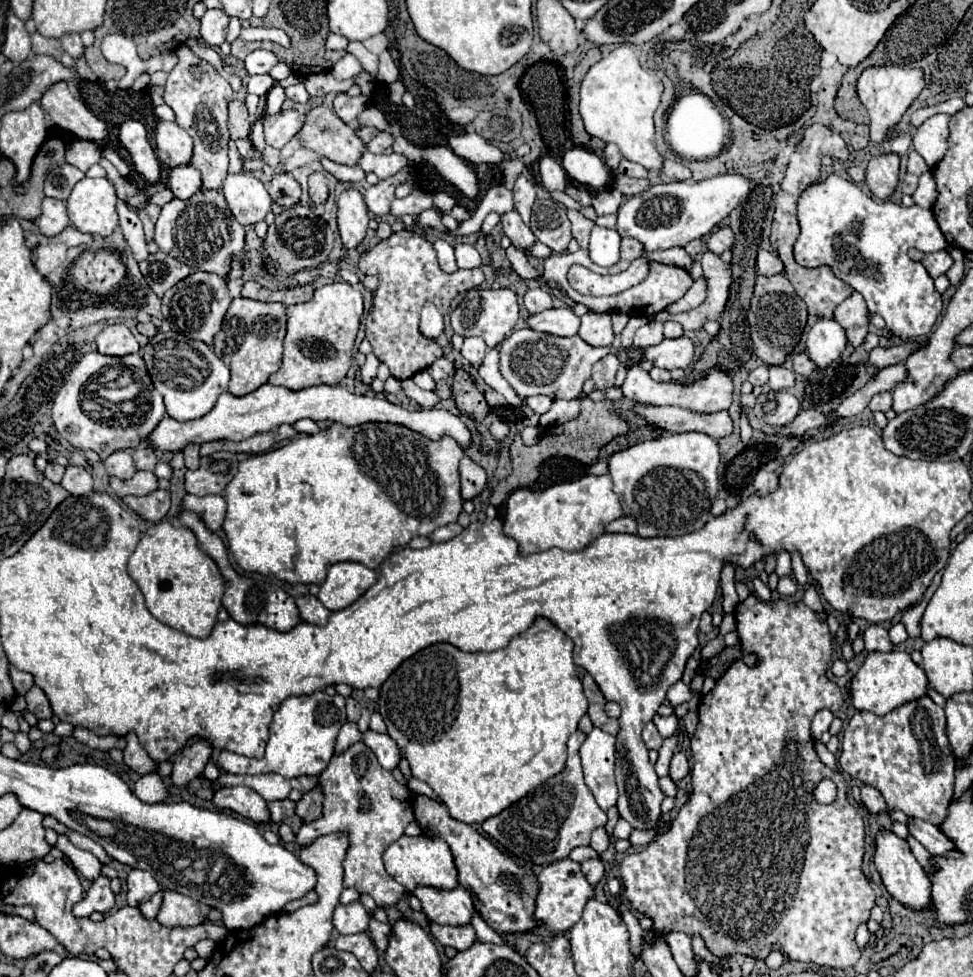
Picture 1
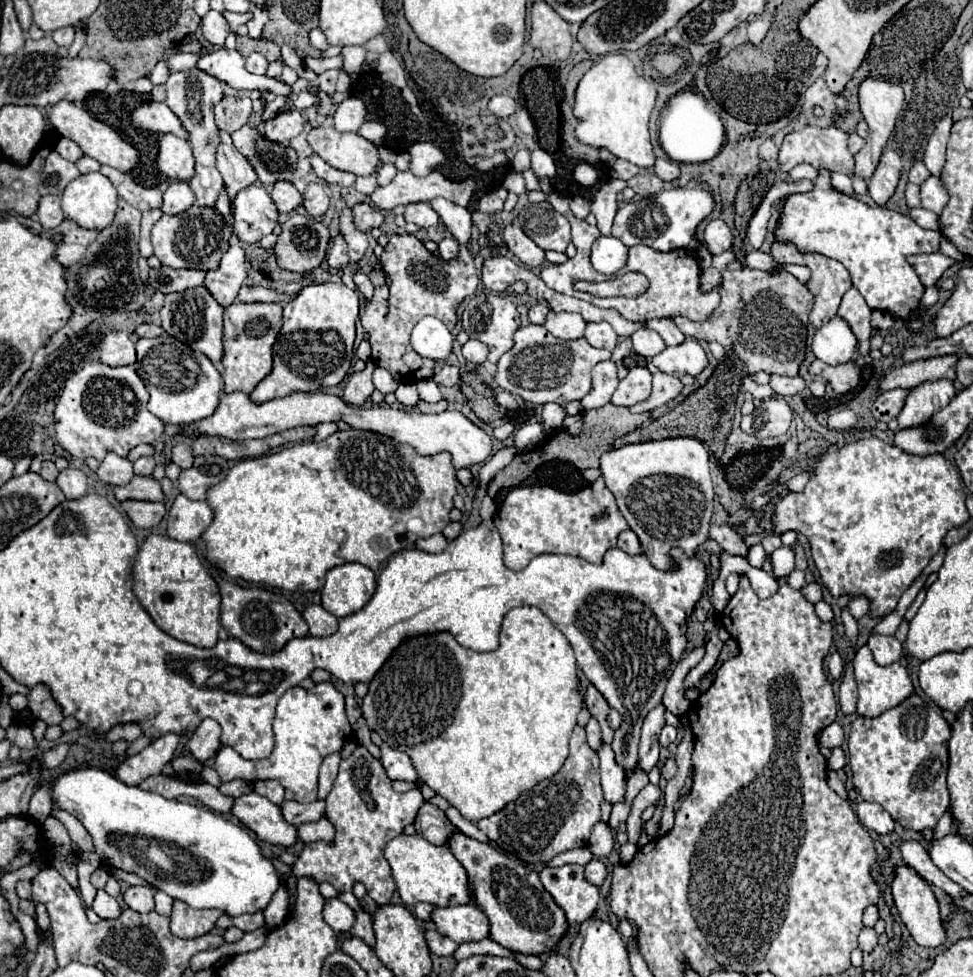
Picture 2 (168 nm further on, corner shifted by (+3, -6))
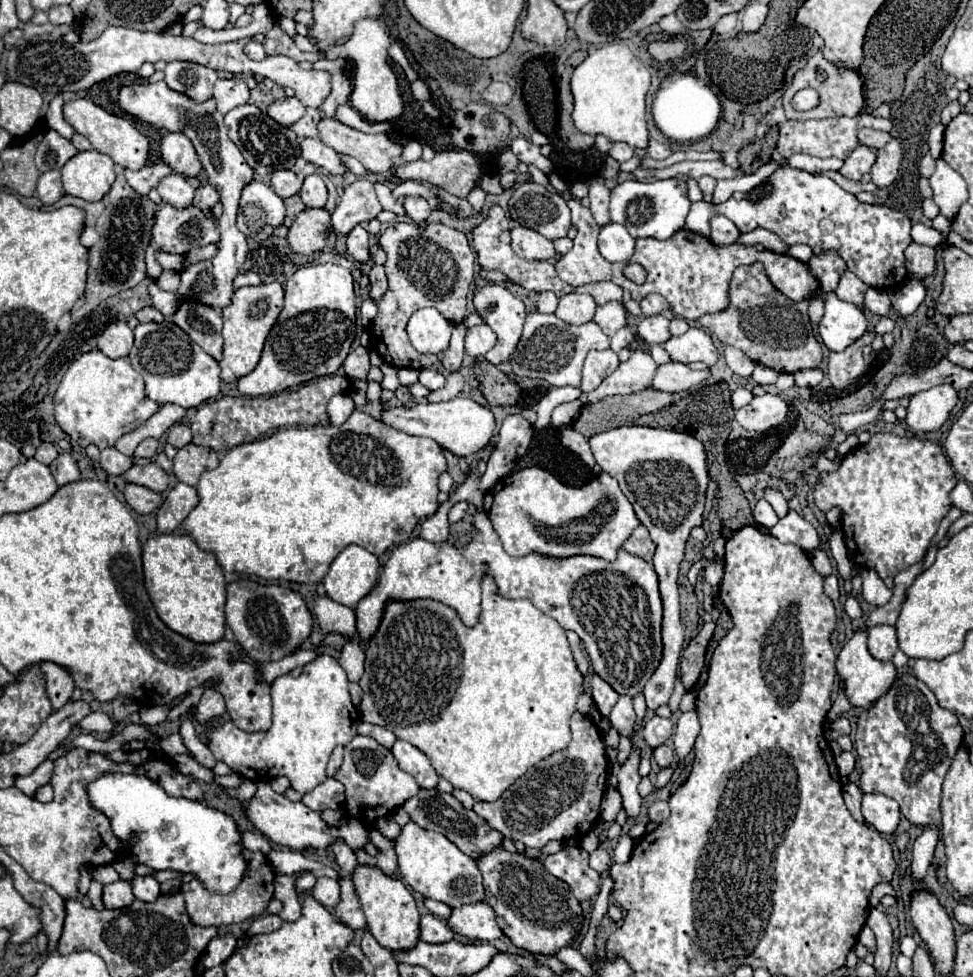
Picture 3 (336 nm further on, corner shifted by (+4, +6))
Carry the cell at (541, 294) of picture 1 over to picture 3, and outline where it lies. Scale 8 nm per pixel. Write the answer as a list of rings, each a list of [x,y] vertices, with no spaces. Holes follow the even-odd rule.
[[[552,291],[540,293],[538,303],[536,303],[536,309],[538,309],[540,313],[554,313],[556,307],[558,307],[558,297],[556,297]]]

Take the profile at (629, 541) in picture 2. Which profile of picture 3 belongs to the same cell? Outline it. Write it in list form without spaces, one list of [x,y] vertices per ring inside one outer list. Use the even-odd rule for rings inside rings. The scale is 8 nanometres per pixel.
[[[638,525],[638,529],[628,537],[628,541],[624,543],[624,549],[632,555],[638,555],[646,561],[650,561],[652,553],[654,553],[654,543],[648,535],[648,529],[644,525]]]

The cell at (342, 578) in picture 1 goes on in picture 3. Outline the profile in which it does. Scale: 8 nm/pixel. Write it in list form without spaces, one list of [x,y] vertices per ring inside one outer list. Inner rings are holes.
[[[348,545],[330,565],[324,577],[326,593],[332,601],[356,607],[372,591],[380,571],[378,557],[360,545]]]

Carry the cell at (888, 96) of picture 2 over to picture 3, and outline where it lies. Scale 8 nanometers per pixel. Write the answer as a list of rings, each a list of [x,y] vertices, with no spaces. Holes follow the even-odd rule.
[[[860,145],[860,147],[856,147],[856,149],[850,153],[850,157],[844,161],[840,173],[842,173],[844,177],[848,177],[848,179],[858,181],[864,173],[870,171],[870,167],[872,167],[874,163],[876,163],[876,153],[874,153],[870,147]]]

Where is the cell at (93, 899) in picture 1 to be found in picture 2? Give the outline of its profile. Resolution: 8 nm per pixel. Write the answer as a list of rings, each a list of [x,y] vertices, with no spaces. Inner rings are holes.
[[[103,889],[97,891],[97,897],[95,897],[91,909],[93,909],[101,919],[115,919],[115,917],[121,915],[121,907],[119,907],[117,899],[111,897],[111,895],[107,895]]]

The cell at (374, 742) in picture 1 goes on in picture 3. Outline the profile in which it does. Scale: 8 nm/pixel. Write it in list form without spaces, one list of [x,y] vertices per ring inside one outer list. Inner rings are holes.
[[[396,741],[392,747],[392,753],[398,761],[398,767],[406,773],[410,773],[420,787],[424,789],[432,789],[438,781],[438,773],[434,771],[434,767],[430,765],[430,759],[414,745],[410,745],[408,741]]]

